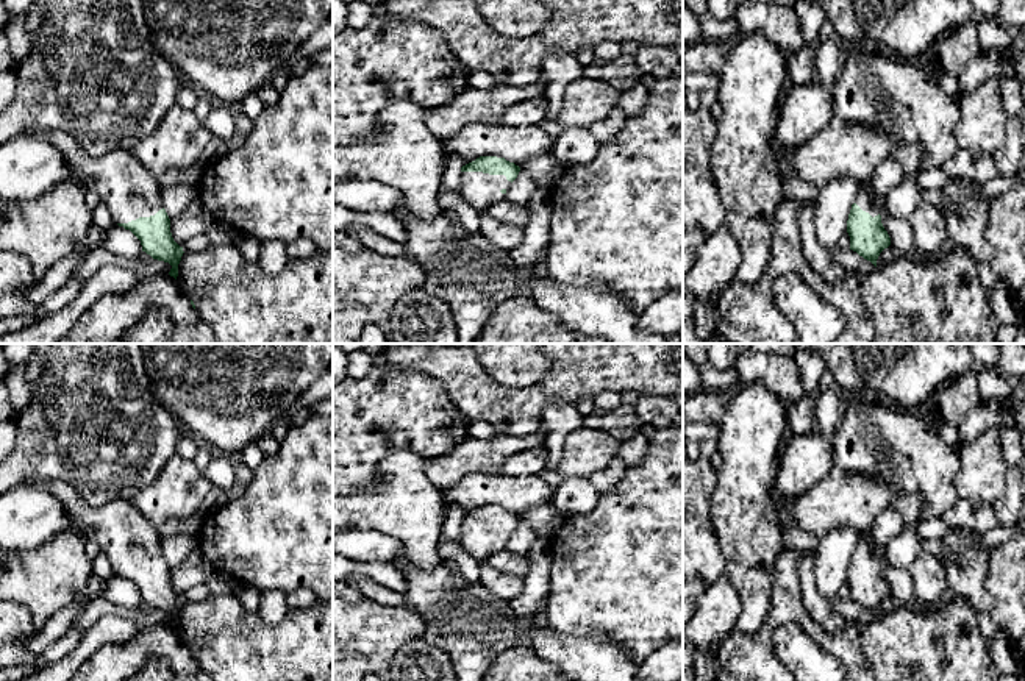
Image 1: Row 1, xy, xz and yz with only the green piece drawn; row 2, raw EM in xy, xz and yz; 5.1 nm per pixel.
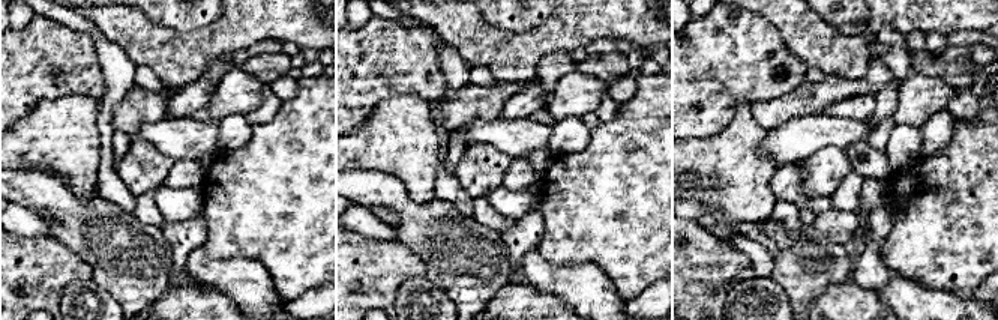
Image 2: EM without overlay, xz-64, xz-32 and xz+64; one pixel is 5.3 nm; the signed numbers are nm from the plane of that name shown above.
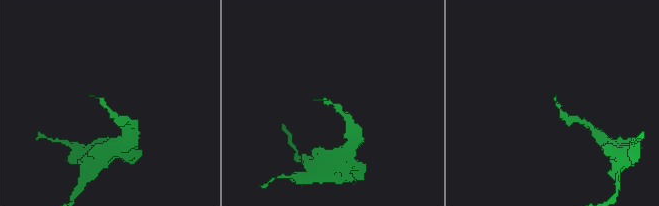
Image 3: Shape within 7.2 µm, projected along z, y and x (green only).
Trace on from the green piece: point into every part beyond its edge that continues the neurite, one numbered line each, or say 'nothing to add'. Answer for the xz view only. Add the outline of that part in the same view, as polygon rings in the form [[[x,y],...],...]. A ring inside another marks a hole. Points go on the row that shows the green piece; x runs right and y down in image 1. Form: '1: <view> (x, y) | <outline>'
1: xz (478, 189) | [[[461,172],[461,197],[481,212],[488,211],[494,203],[503,201],[506,194],[500,191],[508,191],[509,186],[511,181],[505,175]]]

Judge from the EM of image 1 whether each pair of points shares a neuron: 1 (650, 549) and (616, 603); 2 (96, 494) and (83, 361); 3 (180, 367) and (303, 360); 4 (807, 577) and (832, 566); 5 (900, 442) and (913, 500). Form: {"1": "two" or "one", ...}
{"1": "one", "2": "one", "3": "one", "4": "two", "5": "two"}

